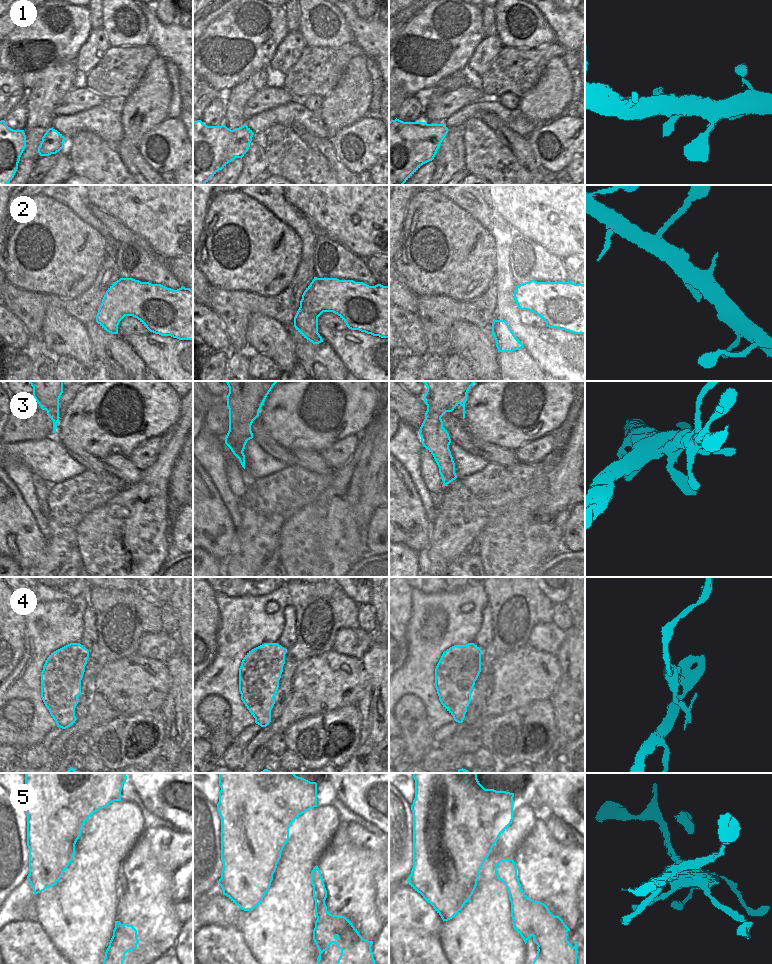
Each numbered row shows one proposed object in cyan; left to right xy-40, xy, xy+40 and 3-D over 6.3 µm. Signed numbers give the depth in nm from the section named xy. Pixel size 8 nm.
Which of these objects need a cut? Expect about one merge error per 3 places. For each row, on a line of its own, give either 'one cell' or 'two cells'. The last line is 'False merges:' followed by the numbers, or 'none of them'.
1: one cell
2: one cell
3: one cell
4: two cells
5: two cells
False merges: 4, 5

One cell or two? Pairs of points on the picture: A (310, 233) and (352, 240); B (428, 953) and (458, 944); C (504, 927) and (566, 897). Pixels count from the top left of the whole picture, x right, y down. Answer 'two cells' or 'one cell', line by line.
A: two cells
B: two cells
C: two cells

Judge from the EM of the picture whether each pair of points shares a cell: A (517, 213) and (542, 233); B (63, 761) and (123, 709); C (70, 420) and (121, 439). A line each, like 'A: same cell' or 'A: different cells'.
A: same cell
B: same cell
C: same cell

